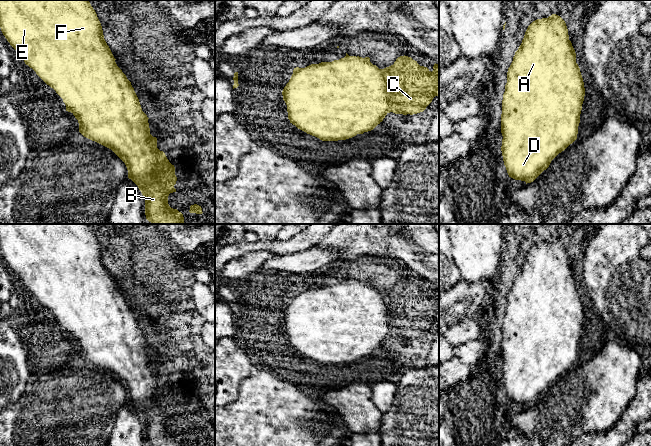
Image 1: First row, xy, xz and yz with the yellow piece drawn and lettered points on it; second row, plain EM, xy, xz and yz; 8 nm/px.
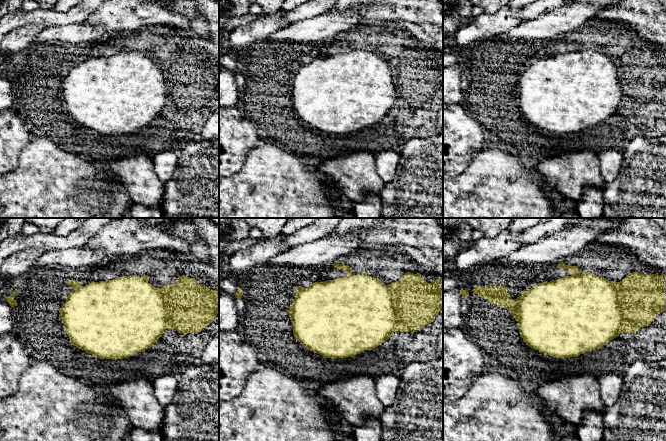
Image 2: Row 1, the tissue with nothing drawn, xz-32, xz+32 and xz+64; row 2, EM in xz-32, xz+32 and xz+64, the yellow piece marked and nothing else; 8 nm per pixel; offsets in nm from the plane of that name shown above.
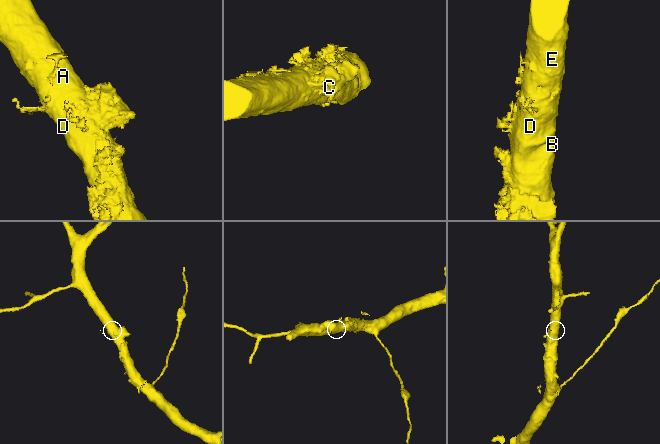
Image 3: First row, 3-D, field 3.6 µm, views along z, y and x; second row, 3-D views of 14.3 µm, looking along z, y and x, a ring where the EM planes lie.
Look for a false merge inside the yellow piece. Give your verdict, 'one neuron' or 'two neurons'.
one neuron

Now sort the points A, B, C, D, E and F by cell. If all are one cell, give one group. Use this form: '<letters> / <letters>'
A B C D E F

